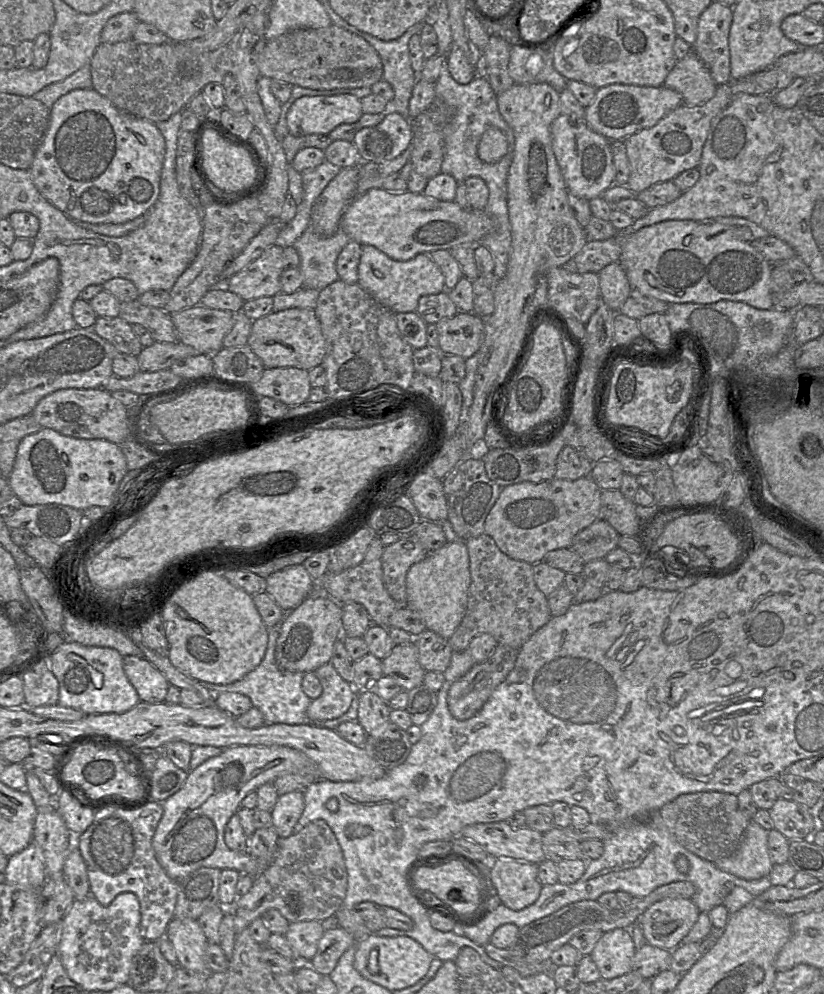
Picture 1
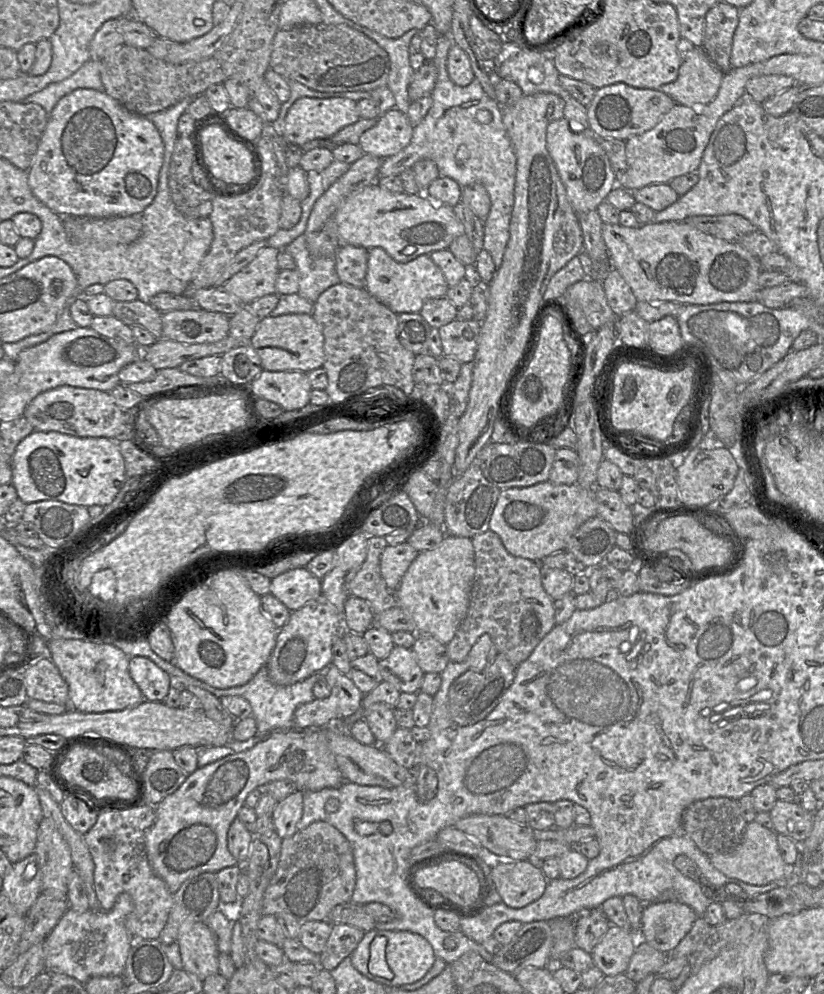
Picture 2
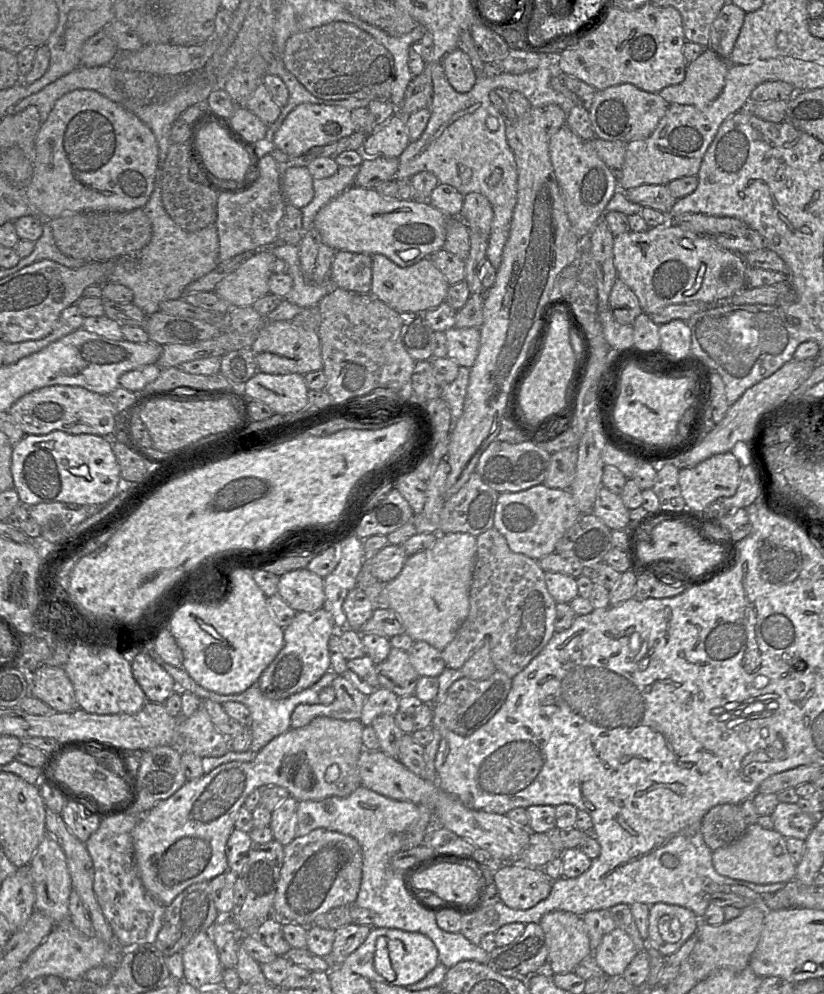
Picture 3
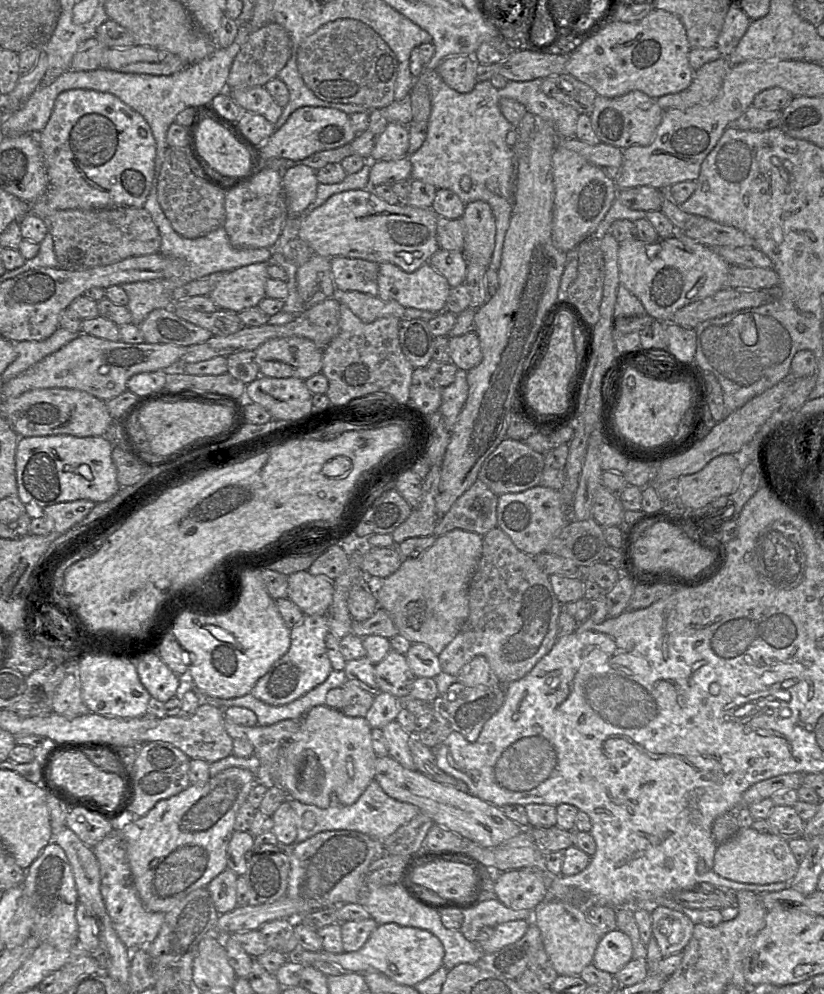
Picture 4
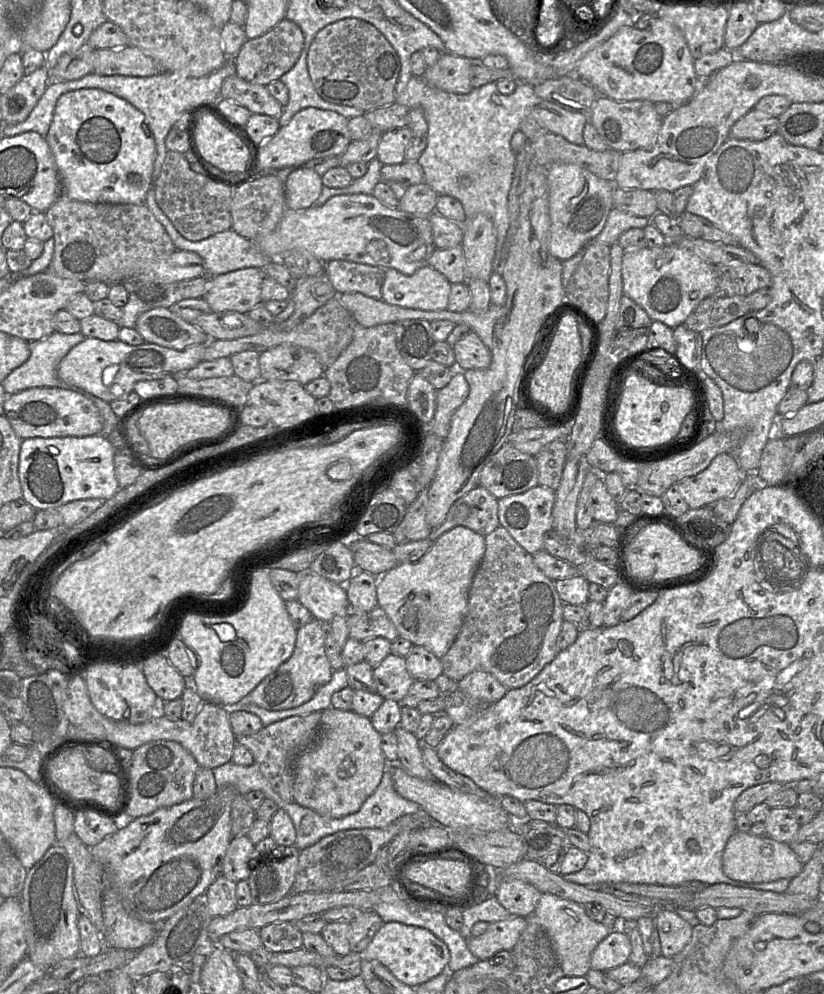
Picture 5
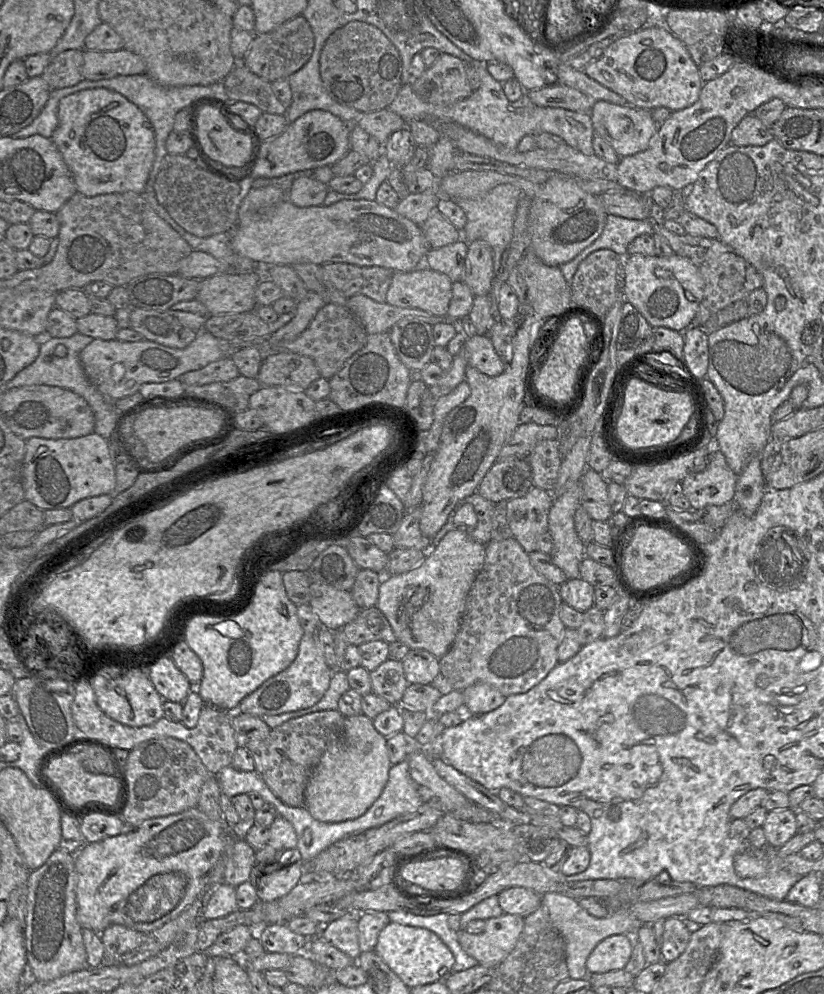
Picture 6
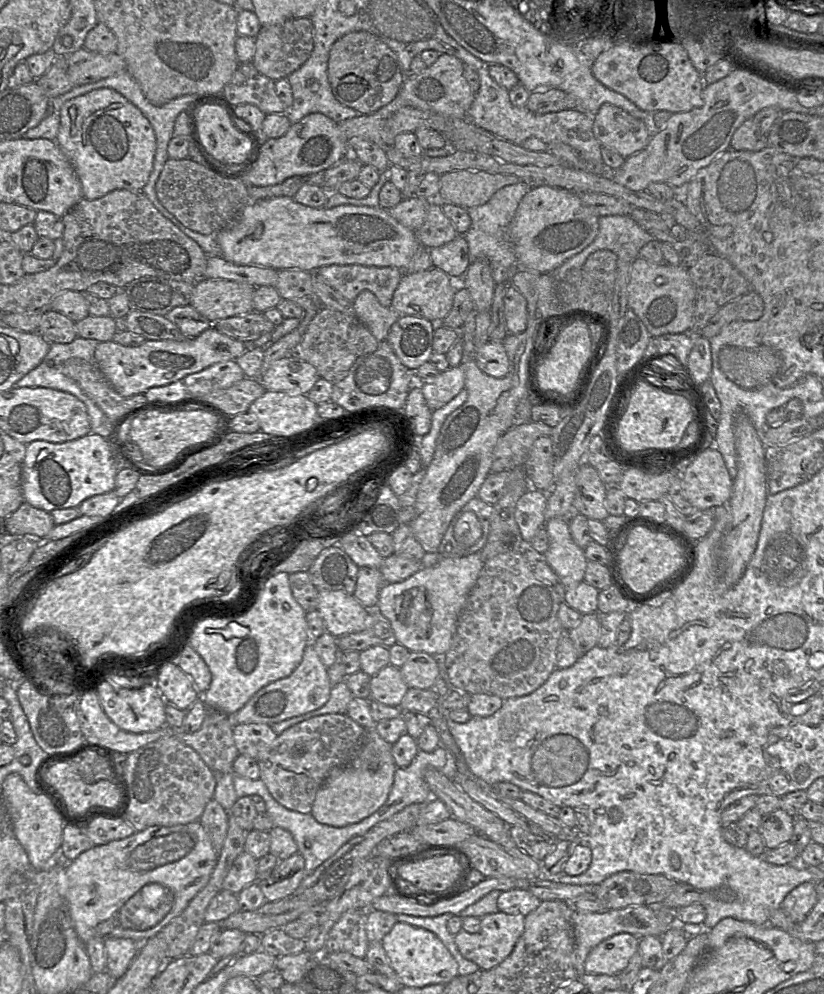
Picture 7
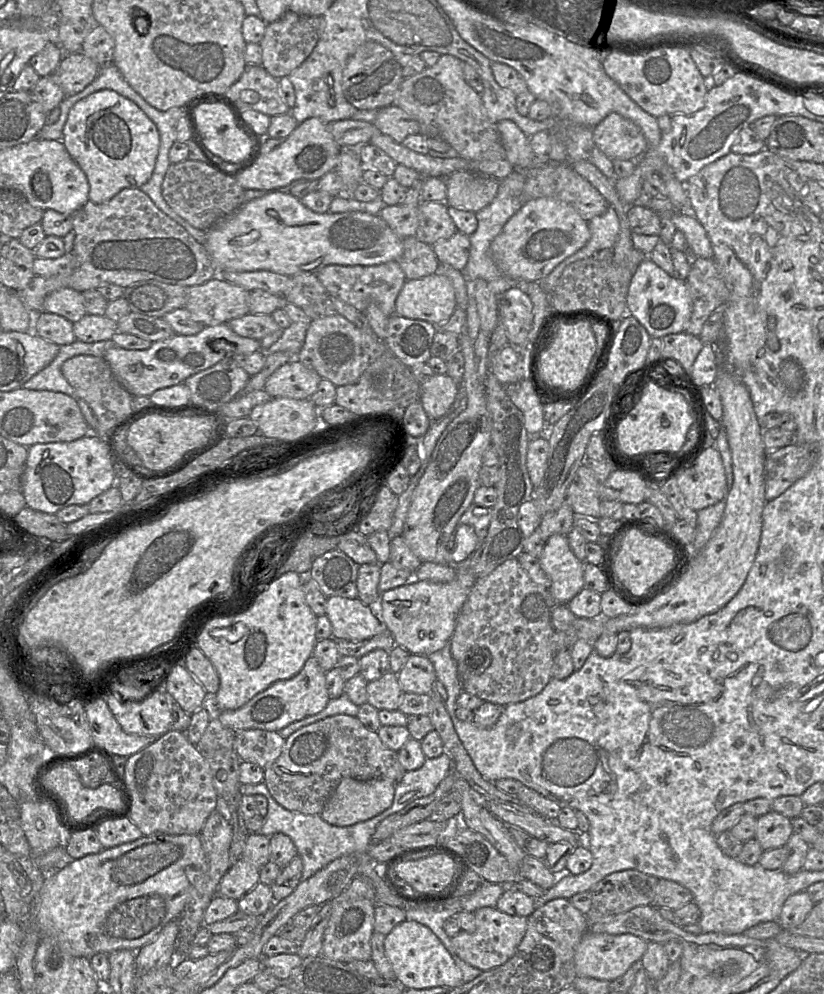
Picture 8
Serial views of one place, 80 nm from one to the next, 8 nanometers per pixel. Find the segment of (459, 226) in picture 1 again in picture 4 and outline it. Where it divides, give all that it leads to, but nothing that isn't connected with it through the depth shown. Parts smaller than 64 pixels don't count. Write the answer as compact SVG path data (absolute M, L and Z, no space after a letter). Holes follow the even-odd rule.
M370 188L340 192L320 207L300 216L299 237L323 257L346 257L391 263L412 273L439 248L436 231L439 216L430 208L399 203L392 205L377 197Z

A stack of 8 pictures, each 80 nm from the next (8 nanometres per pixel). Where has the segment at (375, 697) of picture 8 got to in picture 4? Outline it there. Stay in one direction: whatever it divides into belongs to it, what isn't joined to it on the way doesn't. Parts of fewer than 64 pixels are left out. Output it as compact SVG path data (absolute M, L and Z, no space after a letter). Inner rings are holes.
M391 649L386 657L375 665L375 679L380 691L391 693L396 698L405 698L412 690L416 676L408 664L406 655Z

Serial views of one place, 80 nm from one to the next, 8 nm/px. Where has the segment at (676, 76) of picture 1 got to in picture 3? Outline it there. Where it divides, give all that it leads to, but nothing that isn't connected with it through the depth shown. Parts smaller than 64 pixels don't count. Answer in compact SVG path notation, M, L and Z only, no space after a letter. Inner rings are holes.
M706 47L698 58L687 65L683 81L663 88L659 94L669 104L707 107L722 92L729 65Z

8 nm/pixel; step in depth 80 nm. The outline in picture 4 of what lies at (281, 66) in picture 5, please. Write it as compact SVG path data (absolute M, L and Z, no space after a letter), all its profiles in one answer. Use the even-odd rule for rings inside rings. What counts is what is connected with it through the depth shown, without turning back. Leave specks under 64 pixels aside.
M269 22L262 28L252 31L241 46L232 63L227 89L245 89L265 84L278 76L291 57L291 40L288 32L279 24Z

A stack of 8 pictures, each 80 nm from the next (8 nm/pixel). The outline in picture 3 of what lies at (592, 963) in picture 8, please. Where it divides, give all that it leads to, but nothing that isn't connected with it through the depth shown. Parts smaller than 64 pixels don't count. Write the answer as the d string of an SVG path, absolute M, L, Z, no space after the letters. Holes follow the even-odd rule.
M617 927L602 938L593 953L596 963L607 977L622 976L637 954L631 937Z

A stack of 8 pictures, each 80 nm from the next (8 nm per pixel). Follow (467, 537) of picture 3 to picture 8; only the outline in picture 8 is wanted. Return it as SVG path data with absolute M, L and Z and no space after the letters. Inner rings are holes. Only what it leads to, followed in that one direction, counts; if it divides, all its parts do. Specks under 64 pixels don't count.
M470 568L456 570L455 578L447 583L413 577L404 585L380 593L377 614L383 626L392 633L397 645L410 654L428 656L450 642L458 615L476 579Z

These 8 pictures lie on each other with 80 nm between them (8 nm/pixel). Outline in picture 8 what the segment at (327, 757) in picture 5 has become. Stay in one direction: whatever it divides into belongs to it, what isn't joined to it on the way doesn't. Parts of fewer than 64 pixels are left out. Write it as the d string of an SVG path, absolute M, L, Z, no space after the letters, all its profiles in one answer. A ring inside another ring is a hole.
M344 778L325 803L320 816L331 825L350 826L388 809L394 793L395 784L388 780Z

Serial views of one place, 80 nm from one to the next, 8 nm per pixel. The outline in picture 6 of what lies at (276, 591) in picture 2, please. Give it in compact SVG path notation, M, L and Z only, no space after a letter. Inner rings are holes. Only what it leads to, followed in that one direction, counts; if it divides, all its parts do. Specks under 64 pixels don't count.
M311 582L309 605L318 615L321 626L331 631L343 629L360 611L360 607L357 605L350 591L340 590L320 582Z

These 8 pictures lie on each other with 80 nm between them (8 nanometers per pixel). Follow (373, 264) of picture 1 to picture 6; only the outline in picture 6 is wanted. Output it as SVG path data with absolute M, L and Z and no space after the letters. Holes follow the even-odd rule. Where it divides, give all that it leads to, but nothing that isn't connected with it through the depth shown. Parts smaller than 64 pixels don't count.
M423 264L410 272L394 271L386 294L392 306L421 309L440 317L446 317L451 297L451 280Z

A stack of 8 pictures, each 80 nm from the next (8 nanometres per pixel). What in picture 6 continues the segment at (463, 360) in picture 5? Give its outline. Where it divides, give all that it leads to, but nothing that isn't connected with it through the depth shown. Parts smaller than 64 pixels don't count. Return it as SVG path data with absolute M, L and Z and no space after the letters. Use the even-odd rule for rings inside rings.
M473 333L464 343L467 364L488 376L498 376L504 365L487 335Z

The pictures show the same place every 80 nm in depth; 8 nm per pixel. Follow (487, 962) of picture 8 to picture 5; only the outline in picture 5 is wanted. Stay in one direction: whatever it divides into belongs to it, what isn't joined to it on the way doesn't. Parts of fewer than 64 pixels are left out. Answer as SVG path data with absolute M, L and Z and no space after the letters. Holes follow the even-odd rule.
M515 916L489 923L482 935L466 938L469 950L479 960L486 960L500 951L511 951L527 926L527 918Z

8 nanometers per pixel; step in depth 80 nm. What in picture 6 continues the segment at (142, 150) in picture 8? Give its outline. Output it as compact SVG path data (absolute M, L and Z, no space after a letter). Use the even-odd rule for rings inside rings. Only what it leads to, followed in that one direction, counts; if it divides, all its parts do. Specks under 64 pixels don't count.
M93 88L62 98L58 105L58 125L50 139L71 171L78 193L87 197L144 193L155 159L155 133L146 115L121 94L106 88Z

